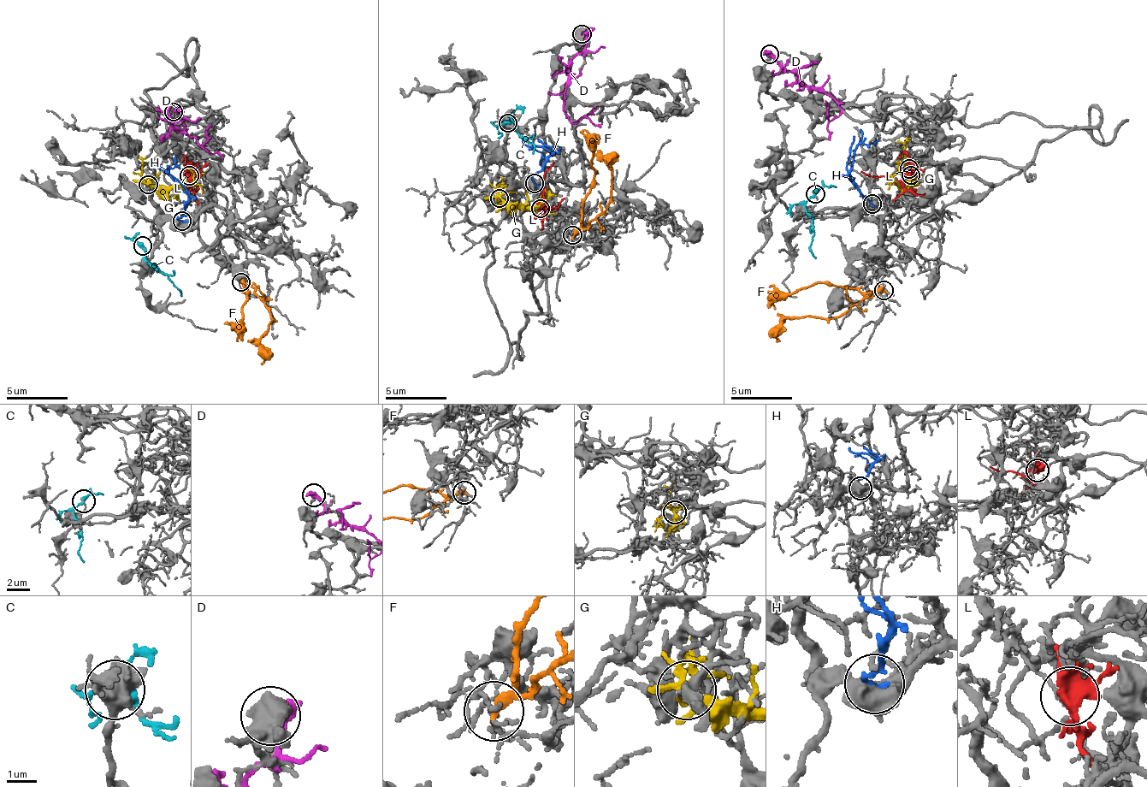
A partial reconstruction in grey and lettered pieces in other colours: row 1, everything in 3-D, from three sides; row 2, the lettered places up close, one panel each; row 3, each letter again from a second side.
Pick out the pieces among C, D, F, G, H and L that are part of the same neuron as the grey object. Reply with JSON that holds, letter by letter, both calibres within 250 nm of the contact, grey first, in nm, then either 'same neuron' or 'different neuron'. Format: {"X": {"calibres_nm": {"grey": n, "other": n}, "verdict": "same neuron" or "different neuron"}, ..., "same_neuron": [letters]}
{"C": {"calibres_nm": {"grey": 120, "other": 150}, "verdict": "different neuron"}, "D": {"calibres_nm": {"grey": 150, "other": 420}, "verdict": "different neuron"}, "F": {"calibres_nm": {"grey": 200, "other": 240}, "verdict": "different neuron"}, "G": {"calibres_nm": {"grey": 200, "other": 260}, "verdict": "different neuron"}, "H": {"calibres_nm": {"grey": 550, "other": 150}, "verdict": "different neuron"}, "L": {"calibres_nm": {"grey": 160, "other": 440}, "verdict": "different neuron"}, "same_neuron": []}

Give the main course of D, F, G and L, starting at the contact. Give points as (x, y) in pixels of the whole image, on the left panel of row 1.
D: (174, 113), (179, 112), (174, 129), (193, 137), (205, 151), (221, 158)
F: (240, 281), (253, 285), (270, 315), (263, 365)
G: (149, 184), (188, 189), (196, 180), (186, 168)
L: (190, 174), (190, 185), (184, 192), (192, 190)

